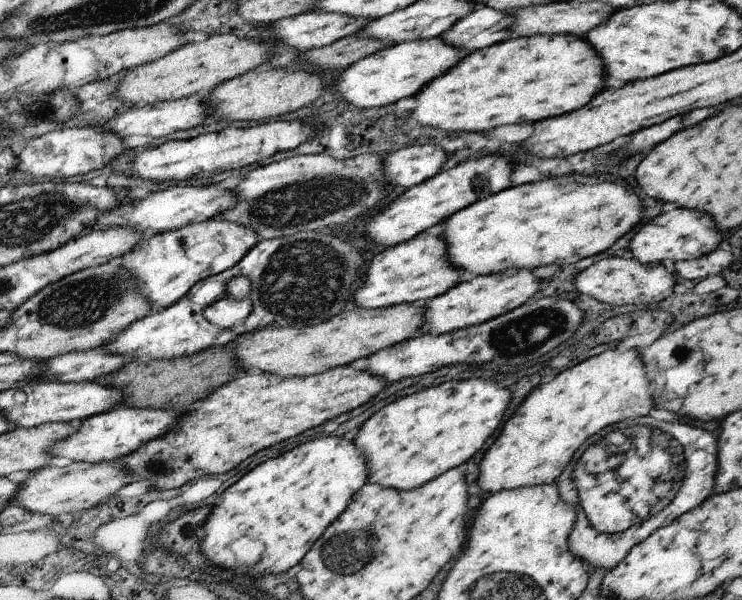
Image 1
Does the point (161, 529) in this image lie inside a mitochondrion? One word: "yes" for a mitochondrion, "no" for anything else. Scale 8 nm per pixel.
no

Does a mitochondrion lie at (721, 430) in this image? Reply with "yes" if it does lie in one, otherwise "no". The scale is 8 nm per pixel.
no

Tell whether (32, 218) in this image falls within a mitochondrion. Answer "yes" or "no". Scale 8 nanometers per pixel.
yes

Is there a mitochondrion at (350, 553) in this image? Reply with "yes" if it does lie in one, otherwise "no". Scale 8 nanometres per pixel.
yes

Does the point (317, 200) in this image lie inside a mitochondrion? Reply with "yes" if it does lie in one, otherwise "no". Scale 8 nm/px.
yes

